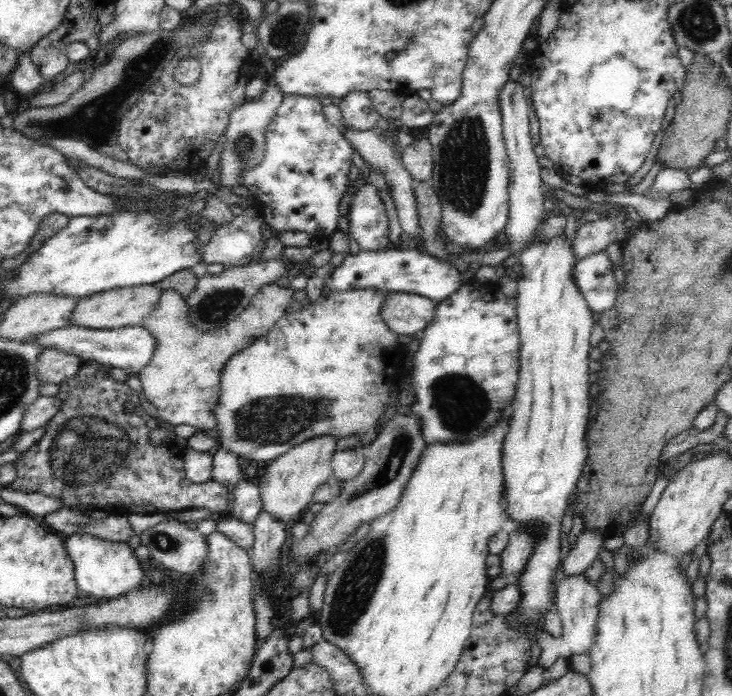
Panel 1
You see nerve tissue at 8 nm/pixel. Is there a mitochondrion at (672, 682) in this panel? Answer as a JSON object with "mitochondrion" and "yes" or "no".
{"mitochondrion":"no"}

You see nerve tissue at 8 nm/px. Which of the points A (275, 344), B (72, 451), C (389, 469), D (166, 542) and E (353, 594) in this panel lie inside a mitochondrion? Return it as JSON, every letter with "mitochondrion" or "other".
{"A":"other","B":"mitochondrion","C":"mitochondrion","D":"mitochondrion","E":"mitochondrion"}

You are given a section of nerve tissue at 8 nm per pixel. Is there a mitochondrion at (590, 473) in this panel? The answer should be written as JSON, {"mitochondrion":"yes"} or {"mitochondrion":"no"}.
{"mitochondrion":"no"}

